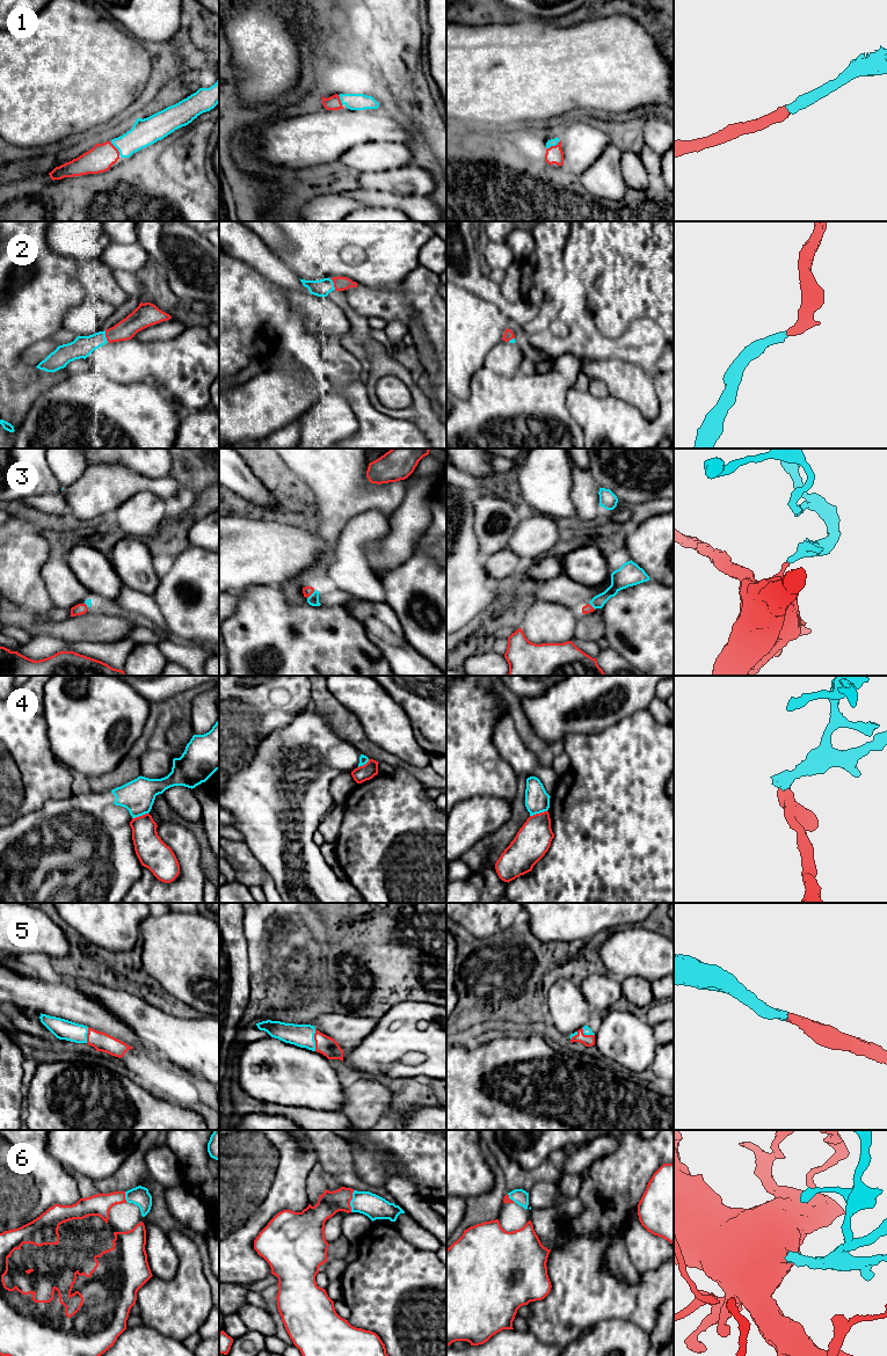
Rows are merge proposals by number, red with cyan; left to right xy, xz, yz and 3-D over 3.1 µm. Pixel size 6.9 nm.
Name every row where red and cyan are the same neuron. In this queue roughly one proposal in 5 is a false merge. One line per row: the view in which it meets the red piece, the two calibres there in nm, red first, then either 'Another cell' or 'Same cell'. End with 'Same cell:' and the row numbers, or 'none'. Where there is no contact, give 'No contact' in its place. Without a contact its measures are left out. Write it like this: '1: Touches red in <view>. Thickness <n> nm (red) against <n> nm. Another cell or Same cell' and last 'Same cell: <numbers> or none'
1: Touches red in yz. Thickness 120 nm (red) against 50 nm. Same cell
2: Touches red in xy. Thickness 140 nm (red) against 150 nm. Same cell
3: Touches red in xz. Thickness 70 nm (red) against 80 nm. Same cell
4: Touches red in yz. Thickness 240 nm (red) against 170 nm. Another cell
5: Touches red in xz. Thickness 140 nm (red) against 160 nm. Same cell
6: Touches red in xz. Thickness 160 nm (red) against 160 nm. Same cell
Same cell: 1, 2, 3, 5, 6

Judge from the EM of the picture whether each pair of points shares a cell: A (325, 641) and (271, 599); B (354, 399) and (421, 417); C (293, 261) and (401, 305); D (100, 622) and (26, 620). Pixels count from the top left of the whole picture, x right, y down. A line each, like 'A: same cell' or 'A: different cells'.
A: same cell
B: different cells
C: different cells
D: same cell

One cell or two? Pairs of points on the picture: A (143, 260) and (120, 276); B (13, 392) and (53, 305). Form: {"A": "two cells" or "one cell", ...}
{"A": "two cells", "B": "one cell"}

